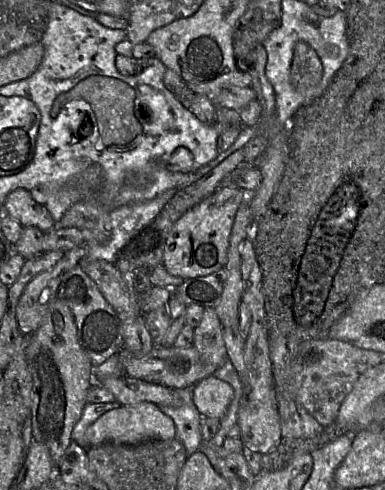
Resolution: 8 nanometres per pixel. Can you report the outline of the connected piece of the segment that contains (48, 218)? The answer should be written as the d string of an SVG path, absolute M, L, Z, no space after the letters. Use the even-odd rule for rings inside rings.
M24 188L10 192L4 201L4 213L7 213L22 226L35 226L42 232L56 227L56 222L48 209L38 203Z

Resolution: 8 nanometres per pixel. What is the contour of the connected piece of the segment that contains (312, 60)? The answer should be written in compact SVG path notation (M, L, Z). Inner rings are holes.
M297 41L293 48L290 83L298 92L316 86L323 77L323 66L315 50L305 41Z

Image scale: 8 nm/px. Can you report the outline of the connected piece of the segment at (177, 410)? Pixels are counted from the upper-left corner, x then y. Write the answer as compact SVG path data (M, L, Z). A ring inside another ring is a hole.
M193 386L175 390L180 405L177 407L160 406L161 411L170 417L175 425L175 438L185 447L187 458L198 451L202 444L201 418L193 401Z

